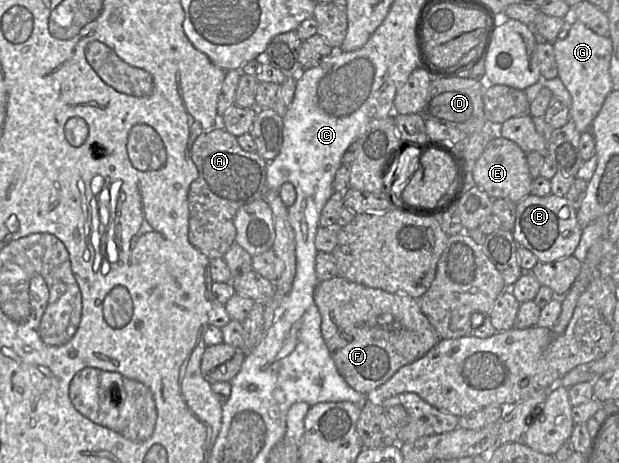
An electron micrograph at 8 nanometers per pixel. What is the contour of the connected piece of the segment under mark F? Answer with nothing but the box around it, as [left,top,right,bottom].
[313,277,441,395]

